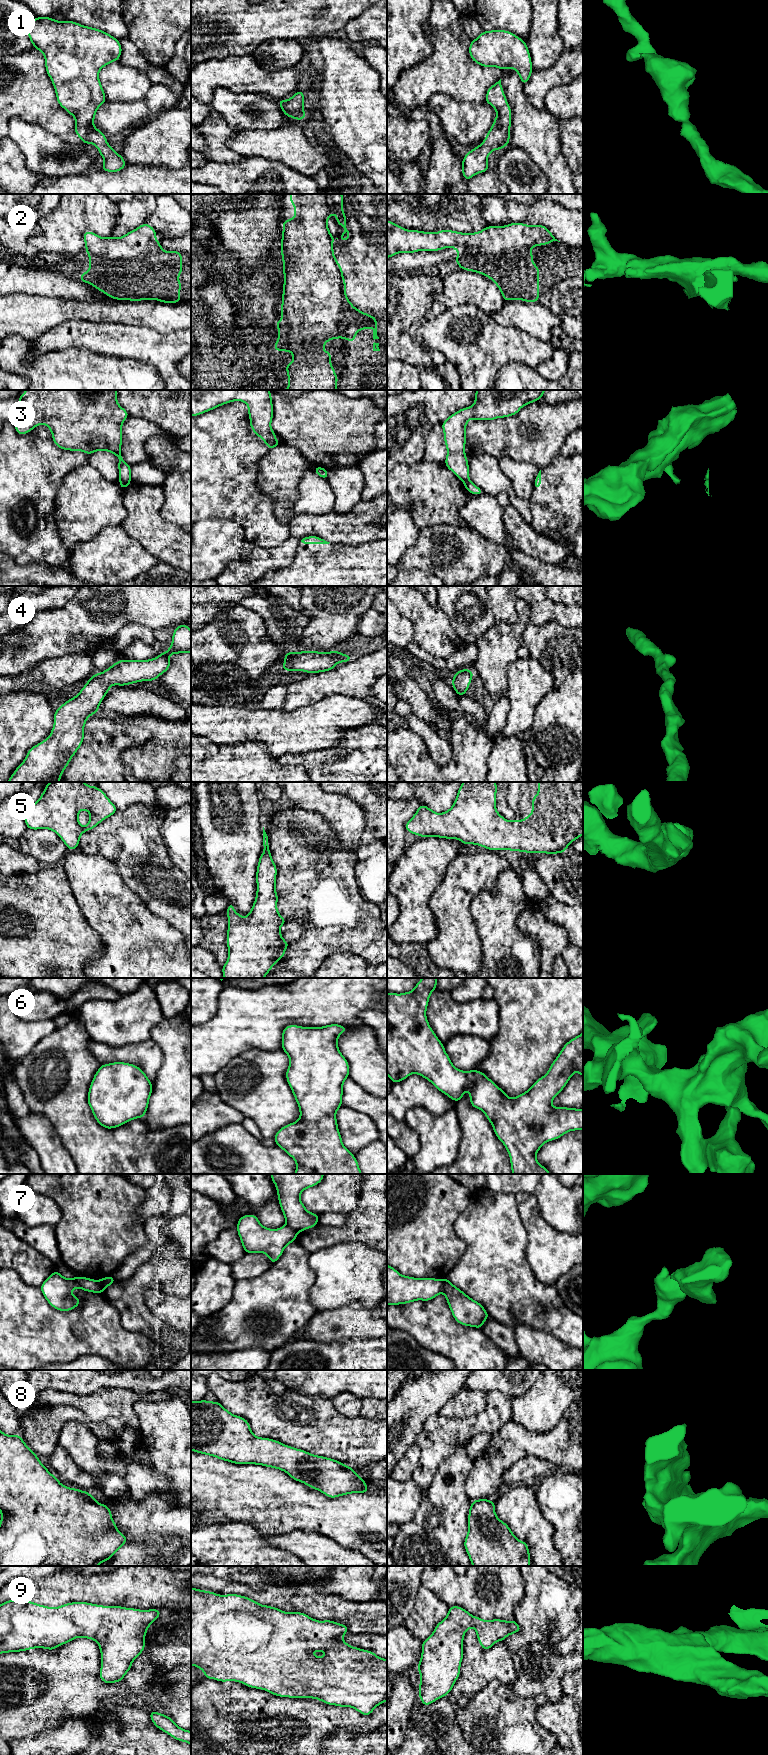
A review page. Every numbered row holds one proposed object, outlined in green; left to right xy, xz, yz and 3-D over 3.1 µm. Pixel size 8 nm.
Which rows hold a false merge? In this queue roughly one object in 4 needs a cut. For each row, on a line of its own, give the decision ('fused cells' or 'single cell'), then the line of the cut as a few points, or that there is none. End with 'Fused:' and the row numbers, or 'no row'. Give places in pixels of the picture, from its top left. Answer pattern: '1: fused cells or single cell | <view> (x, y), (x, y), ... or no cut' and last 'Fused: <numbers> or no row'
1: single cell | no cut
2: fused cells | xy (156, 240), (132, 258), (116, 258), (111, 261), (90, 259)
3: fused cells | xy (120, 480), (130, 481)
4: single cell | no cut
5: single cell | no cut
6: single cell | no cut
7: fused cells | xy (96, 1281), (99, 1292)
8: single cell | no cut
9: single cell | no cut
Fused: 2, 3, 7

